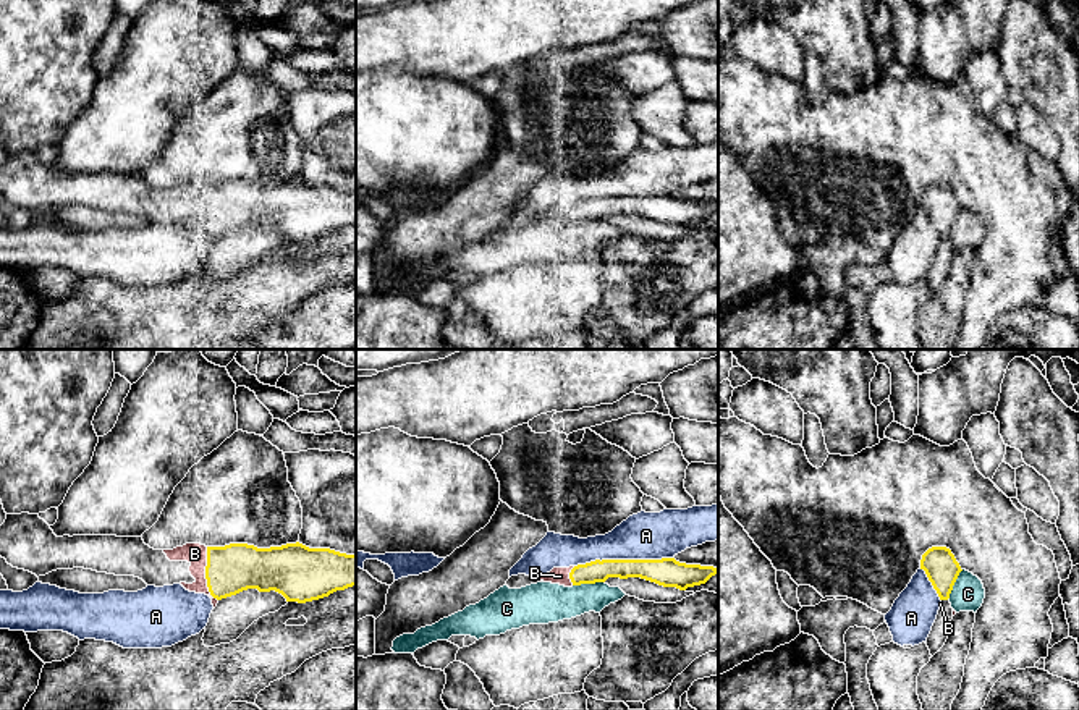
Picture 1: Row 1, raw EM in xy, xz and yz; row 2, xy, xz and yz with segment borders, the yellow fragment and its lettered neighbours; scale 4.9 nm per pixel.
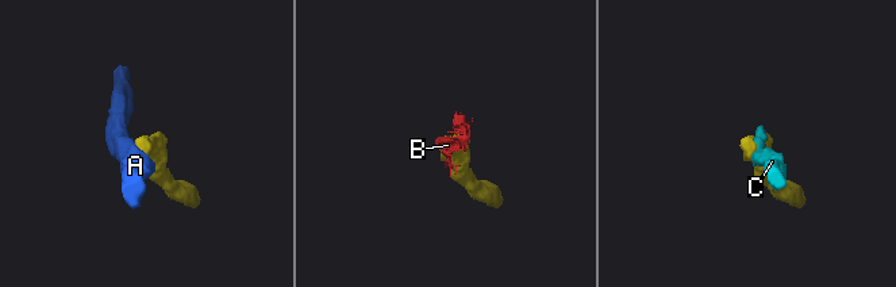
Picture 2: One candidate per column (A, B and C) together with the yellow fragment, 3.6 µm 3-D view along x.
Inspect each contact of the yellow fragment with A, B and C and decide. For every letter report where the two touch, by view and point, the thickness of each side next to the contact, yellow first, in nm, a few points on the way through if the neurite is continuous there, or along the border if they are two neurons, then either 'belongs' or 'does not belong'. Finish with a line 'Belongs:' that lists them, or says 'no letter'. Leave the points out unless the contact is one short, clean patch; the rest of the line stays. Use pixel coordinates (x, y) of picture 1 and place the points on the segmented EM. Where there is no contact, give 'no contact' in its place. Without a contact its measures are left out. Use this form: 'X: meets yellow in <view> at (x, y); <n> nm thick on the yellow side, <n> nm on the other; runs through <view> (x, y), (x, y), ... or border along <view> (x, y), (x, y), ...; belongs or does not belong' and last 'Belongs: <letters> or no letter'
A: meets yellow in xz at (623, 560); 140 nm thick on the yellow side, 240 nm on the other; does not belong
B: meets yellow in xy at (206, 574); 240 nm thick on the yellow side, 110 nm on the other; belongs
C: meets yellow in xz at (588, 583); 110 nm thick on the yellow side, 200 nm on the other; border along xz (604, 581), (573, 586); does not belong
Belongs: B

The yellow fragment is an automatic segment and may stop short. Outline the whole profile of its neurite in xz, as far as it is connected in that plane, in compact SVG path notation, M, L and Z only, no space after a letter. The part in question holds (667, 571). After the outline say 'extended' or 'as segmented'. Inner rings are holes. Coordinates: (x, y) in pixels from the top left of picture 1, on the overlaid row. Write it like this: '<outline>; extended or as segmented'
M675 558L662 560L595 560L586 564L569 568L553 568L542 577L518 574L511 576L505 585L521 589L537 582L552 582L565 587L605 582L608 577L641 577L663 587L688 587L705 584L712 576L718 574L718 568L686 564Z; extended

